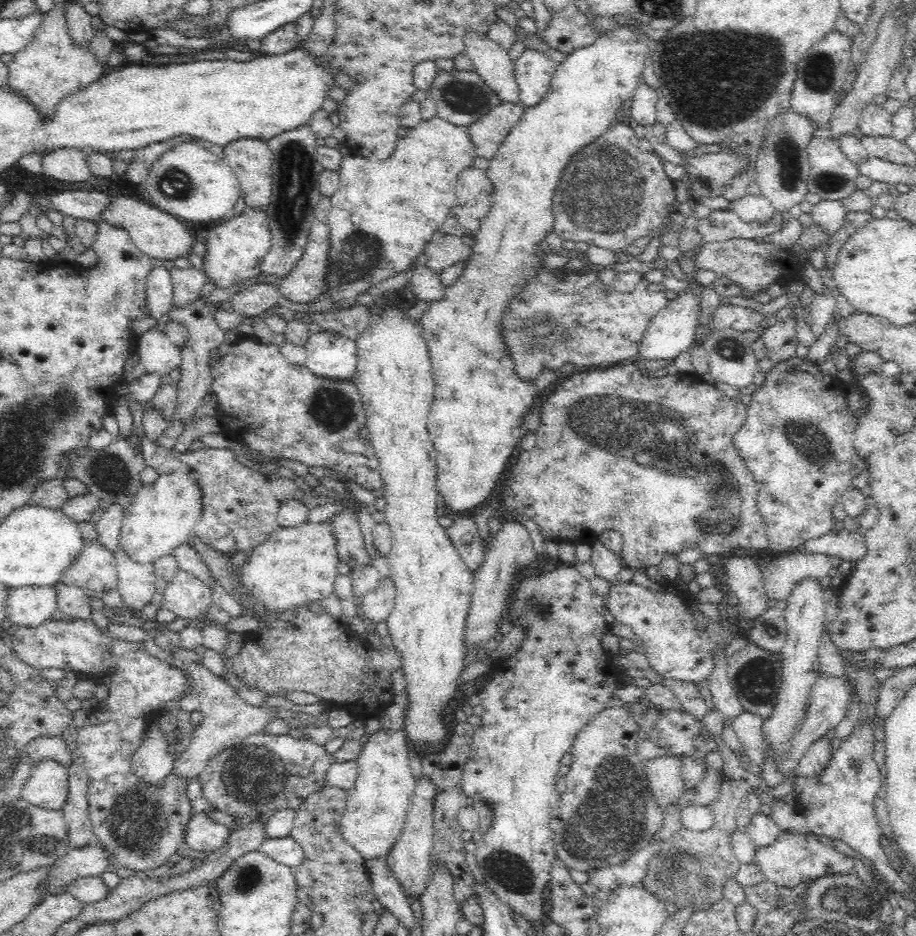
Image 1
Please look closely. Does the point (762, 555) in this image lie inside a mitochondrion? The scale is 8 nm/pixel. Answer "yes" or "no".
no

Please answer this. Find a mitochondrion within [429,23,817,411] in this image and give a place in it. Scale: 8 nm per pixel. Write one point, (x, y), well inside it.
(690, 64)

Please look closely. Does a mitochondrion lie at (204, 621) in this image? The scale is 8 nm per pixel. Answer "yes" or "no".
no

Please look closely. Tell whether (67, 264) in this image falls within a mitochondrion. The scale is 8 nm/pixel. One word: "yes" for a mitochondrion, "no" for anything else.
no

